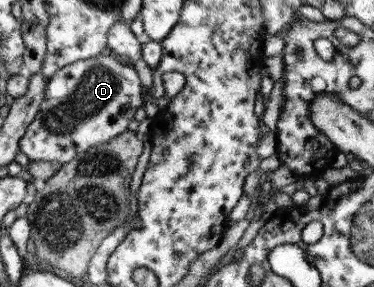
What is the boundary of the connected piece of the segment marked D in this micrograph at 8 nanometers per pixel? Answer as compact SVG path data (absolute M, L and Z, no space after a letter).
M100 53L95 57L63 66L46 79L42 103L39 103L40 107L34 115L34 120L27 126L26 132L17 143L20 153L24 153L30 162L56 161L64 164L77 153L125 133L128 125L133 121L136 109L143 101L140 87L141 83L136 71L129 65L118 63L110 55Z

